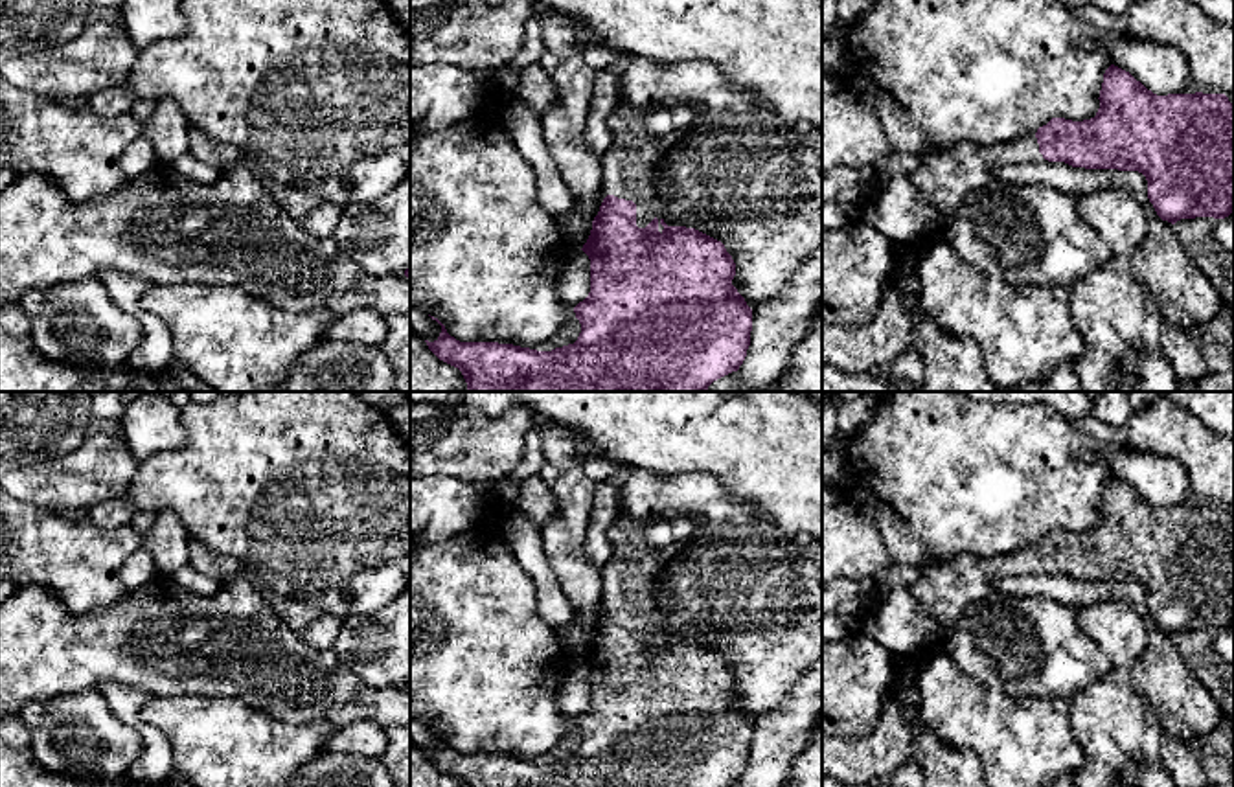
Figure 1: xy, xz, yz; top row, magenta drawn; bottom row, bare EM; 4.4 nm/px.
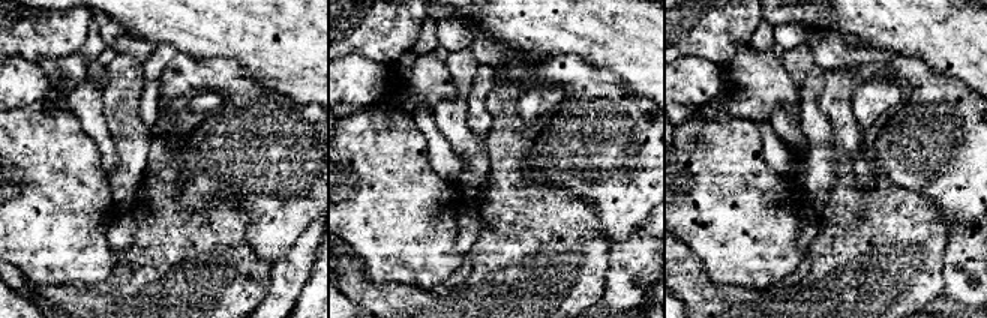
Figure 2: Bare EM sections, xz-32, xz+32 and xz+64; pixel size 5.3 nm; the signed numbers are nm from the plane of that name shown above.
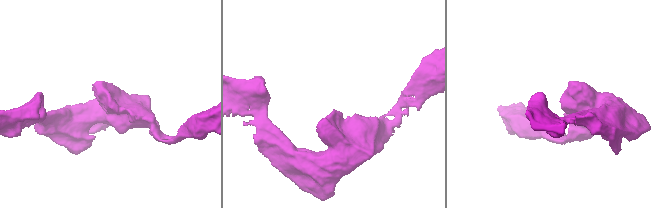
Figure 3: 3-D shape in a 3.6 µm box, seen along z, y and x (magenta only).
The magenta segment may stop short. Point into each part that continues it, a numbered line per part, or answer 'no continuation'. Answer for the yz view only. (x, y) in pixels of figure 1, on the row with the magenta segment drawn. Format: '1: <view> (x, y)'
1: yz (948, 177)

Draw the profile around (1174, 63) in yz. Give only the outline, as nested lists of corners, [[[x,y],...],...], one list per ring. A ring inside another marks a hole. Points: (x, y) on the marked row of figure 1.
[[[1127,35],[1094,46],[1111,57],[1111,64],[1129,72],[1157,96],[1184,94],[1192,83],[1184,53],[1170,44]]]

